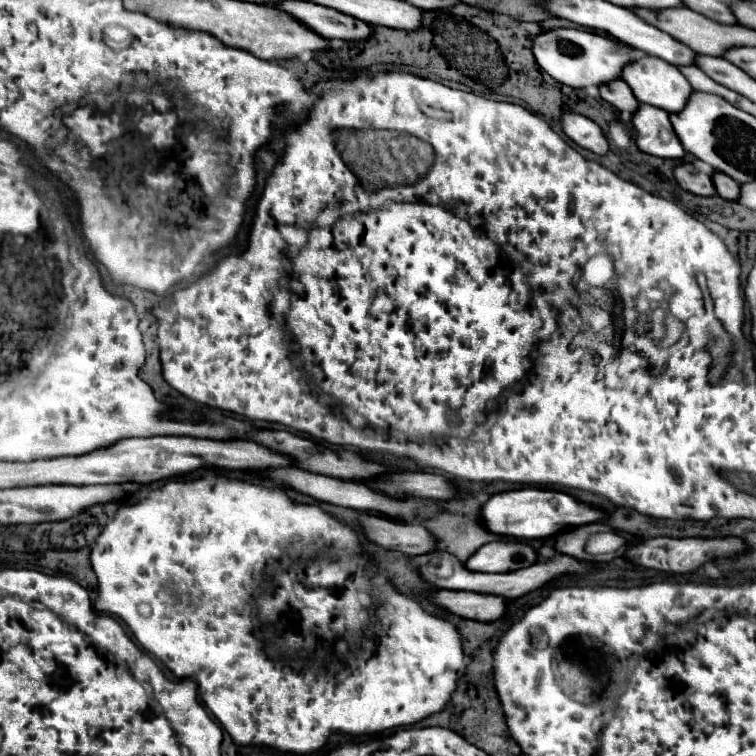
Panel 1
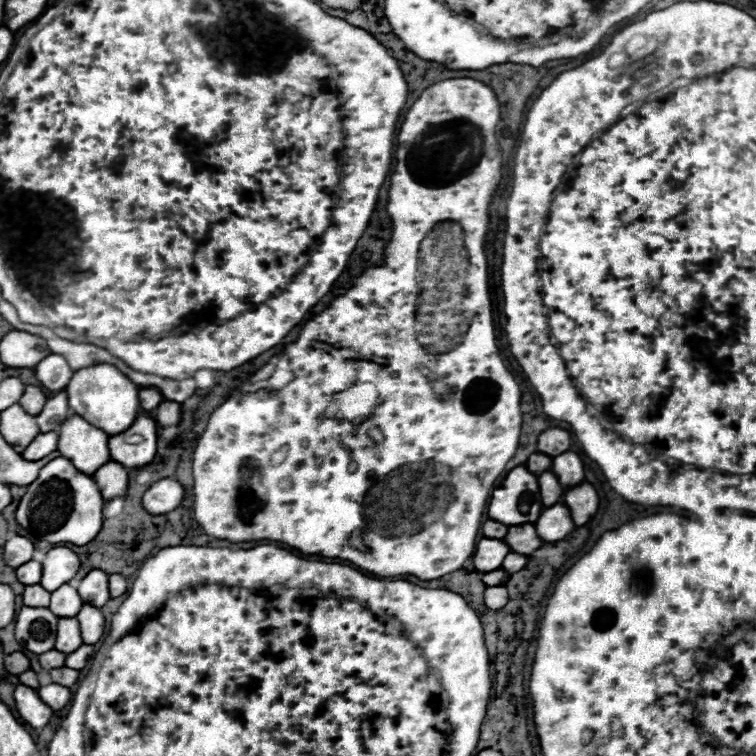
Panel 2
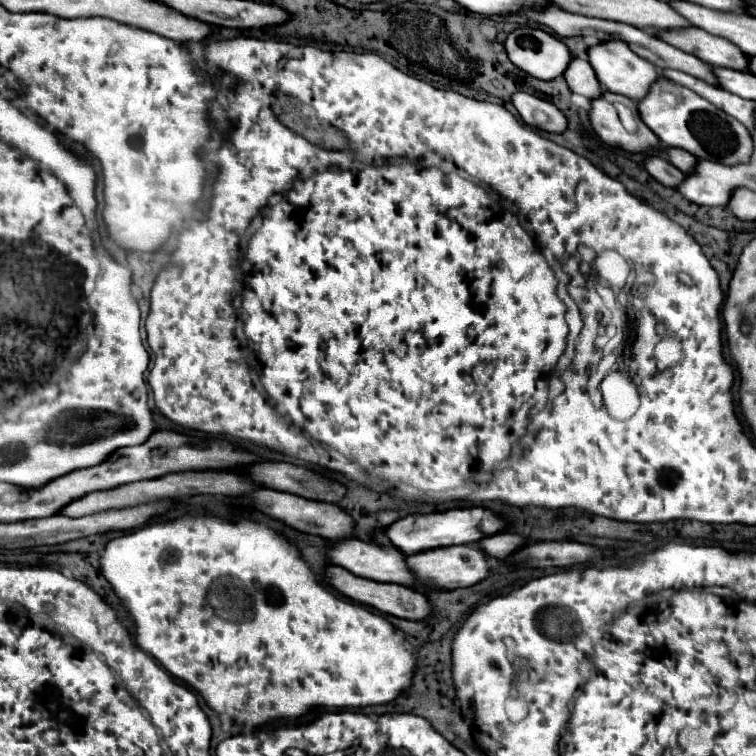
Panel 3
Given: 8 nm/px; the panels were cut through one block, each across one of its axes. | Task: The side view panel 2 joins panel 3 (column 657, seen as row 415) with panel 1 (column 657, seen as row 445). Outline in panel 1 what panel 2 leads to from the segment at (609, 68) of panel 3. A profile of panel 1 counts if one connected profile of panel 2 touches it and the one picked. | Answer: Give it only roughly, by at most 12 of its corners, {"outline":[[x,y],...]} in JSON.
{"outline":[[654,56],[628,62],[638,102],[680,112],[692,86]]}

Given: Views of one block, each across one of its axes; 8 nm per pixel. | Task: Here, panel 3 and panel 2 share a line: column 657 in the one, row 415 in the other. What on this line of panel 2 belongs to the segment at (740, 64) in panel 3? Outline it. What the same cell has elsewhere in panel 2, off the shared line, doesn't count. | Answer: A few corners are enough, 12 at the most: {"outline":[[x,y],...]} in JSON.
{"outline":[[28,384],[20,404],[28,414],[40,414],[46,394]]}

